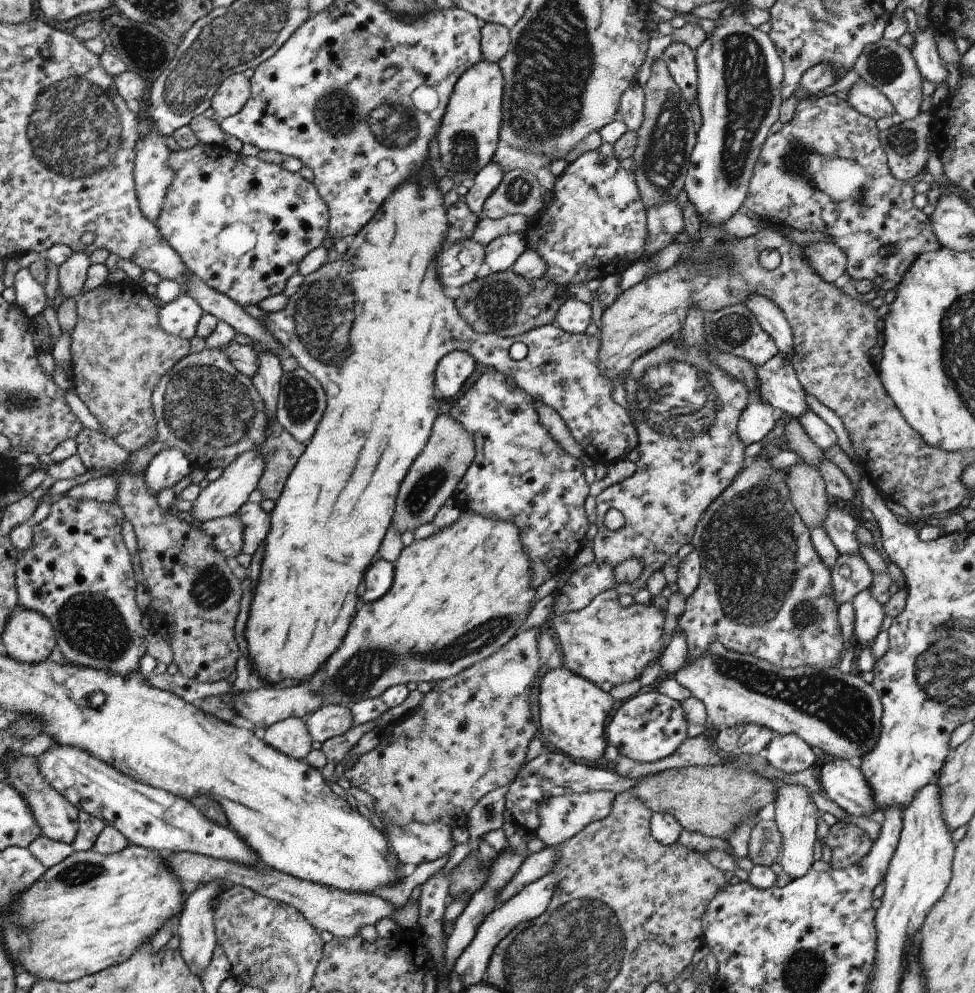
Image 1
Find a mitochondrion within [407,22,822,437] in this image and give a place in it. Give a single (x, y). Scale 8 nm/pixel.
(746, 77)

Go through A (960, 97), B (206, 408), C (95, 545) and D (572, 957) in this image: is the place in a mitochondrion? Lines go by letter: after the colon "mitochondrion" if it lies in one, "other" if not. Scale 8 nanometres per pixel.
A: other
B: mitochondrion
C: other
D: mitochondrion

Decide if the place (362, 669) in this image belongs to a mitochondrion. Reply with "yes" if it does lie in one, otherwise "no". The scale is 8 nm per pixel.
yes

